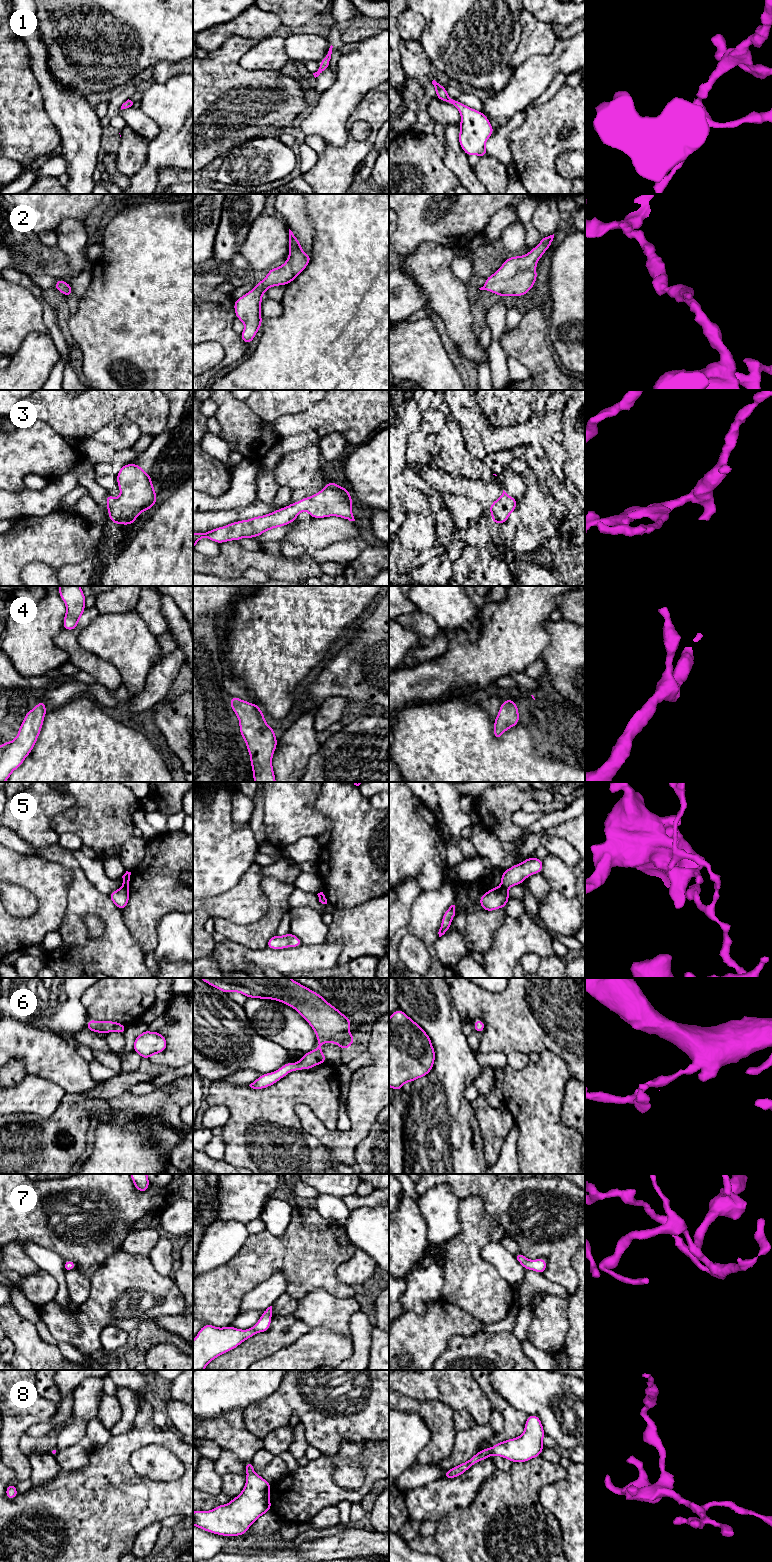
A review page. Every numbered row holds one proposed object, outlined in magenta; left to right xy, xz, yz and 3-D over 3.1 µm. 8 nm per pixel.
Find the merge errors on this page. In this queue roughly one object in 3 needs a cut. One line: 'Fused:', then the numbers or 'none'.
Fused: 5

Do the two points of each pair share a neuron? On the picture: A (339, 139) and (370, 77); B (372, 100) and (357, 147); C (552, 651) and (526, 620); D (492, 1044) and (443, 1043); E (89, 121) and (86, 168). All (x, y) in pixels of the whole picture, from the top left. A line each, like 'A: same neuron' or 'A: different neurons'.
A: same neuron
B: same neuron
C: different neurons
D: different neurons
E: same neuron

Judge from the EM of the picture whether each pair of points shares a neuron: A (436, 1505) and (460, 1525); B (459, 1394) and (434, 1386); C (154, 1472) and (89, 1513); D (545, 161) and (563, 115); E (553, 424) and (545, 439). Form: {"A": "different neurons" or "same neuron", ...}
{"A": "different neurons", "B": "same neuron", "C": "different neurons", "D": "same neuron", "E": "different neurons"}

